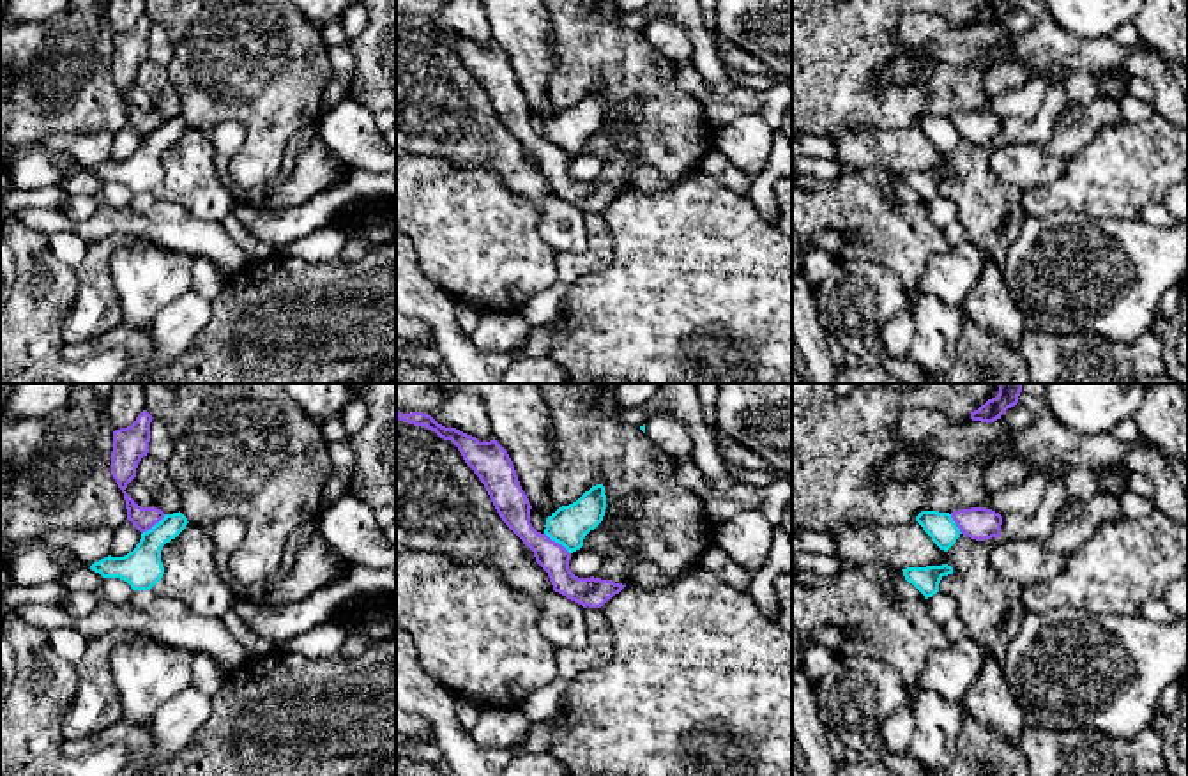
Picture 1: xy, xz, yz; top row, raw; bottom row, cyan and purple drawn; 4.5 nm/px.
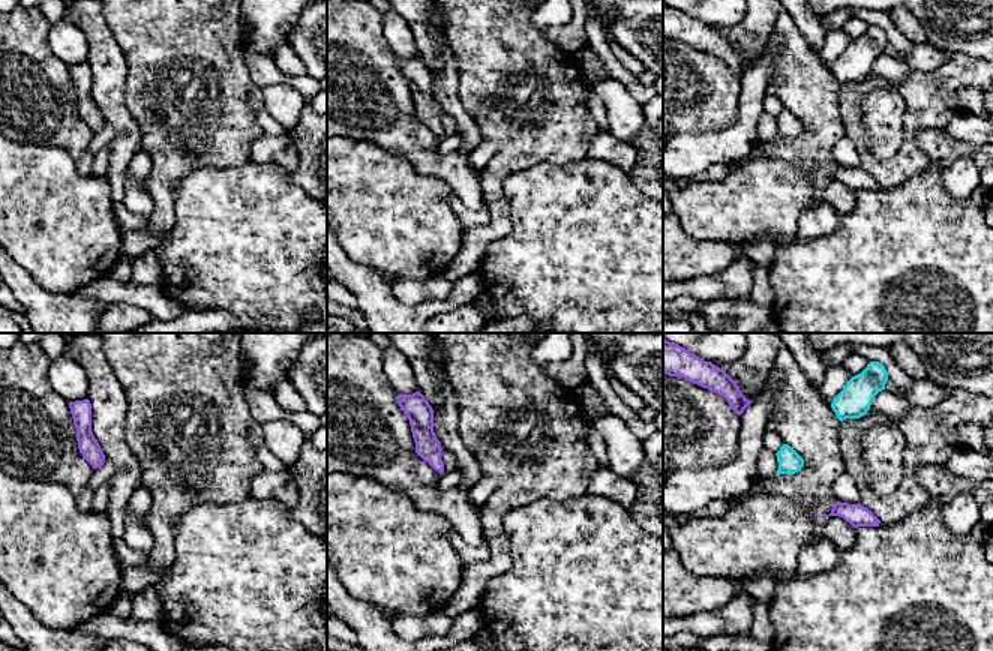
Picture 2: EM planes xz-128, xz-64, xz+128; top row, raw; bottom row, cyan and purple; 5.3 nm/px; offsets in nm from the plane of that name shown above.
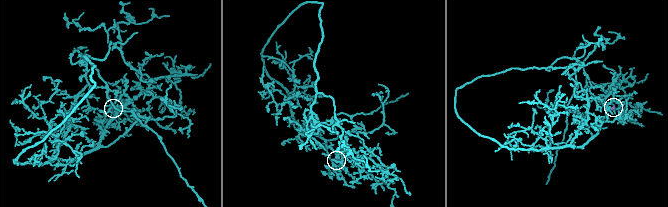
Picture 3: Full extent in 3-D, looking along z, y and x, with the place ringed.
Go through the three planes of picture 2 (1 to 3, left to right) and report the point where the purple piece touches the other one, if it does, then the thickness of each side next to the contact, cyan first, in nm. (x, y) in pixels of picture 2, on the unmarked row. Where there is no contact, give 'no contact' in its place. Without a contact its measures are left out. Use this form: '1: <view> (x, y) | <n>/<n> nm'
1: no contact
2: no contact
3: no contact

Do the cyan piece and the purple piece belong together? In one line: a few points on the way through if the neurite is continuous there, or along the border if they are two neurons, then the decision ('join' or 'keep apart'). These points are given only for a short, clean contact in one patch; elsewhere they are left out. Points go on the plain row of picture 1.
along xz (545, 136), (570, 158) | keep apart

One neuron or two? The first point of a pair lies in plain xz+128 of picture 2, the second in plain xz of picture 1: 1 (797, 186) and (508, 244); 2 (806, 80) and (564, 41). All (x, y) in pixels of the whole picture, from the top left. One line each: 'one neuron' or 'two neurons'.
1: one neuron
2: two neurons

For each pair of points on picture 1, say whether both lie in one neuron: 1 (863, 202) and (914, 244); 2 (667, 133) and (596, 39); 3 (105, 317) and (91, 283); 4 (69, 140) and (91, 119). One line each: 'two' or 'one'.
1: one
2: one
3: one
4: two

